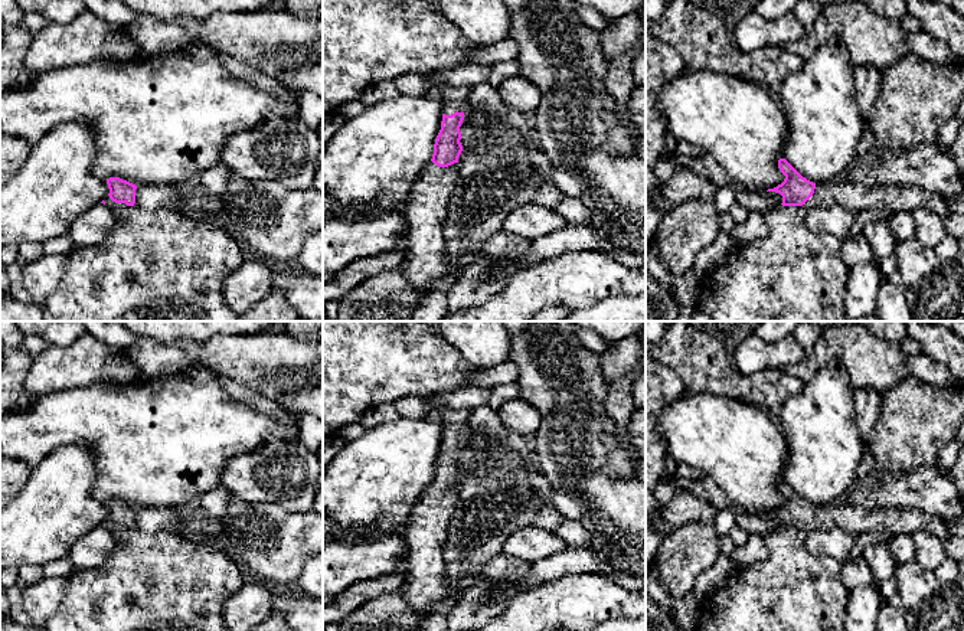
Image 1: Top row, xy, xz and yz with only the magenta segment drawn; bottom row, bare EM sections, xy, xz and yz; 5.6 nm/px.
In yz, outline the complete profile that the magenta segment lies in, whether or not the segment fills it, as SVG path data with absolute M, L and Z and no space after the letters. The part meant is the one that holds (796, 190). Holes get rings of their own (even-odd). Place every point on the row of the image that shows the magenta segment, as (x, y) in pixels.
M709 154L699 157L677 157L677 164L709 179L716 187L728 186L735 192L736 203L751 210L769 210L774 206L803 206L811 207L843 206L852 210L880 209L891 212L914 212L927 209L945 219L952 212L947 197L928 192L918 186L878 186L836 179L824 183L813 183L803 177L785 158L778 160L778 169L785 176L784 182L774 189L754 193L741 182L735 180Z

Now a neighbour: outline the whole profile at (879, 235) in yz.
M880 220L869 223L862 233L873 251L875 264L882 272L882 279L886 281L896 267L895 246L898 242L893 236L891 222Z

